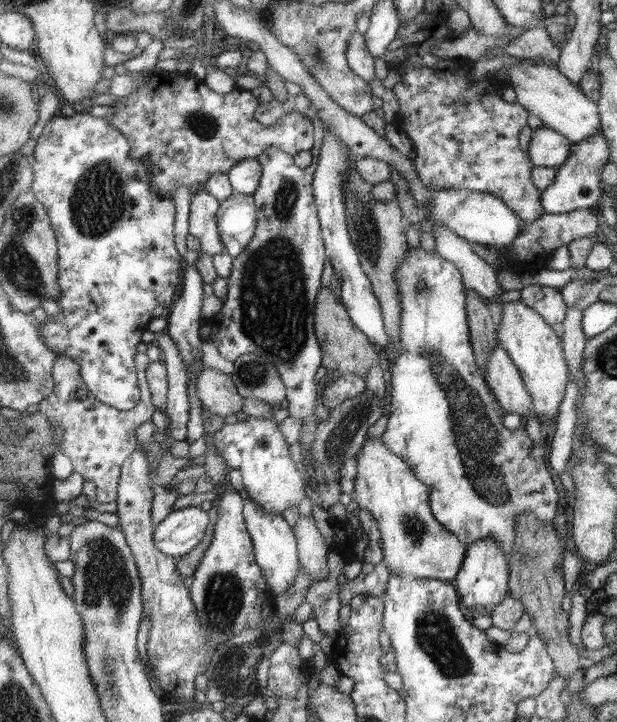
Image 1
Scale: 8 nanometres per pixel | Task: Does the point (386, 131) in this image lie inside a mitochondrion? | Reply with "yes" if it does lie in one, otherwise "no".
no

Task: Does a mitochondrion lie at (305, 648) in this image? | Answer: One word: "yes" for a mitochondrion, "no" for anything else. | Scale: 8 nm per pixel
no

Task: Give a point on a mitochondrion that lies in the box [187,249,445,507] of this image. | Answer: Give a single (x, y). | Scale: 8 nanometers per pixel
(339, 440)

